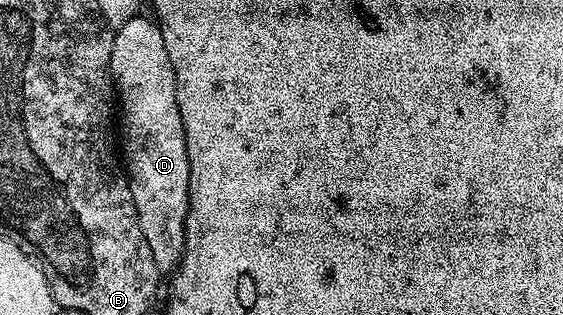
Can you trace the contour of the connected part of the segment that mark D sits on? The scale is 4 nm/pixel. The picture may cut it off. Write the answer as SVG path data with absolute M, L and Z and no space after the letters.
M137 16L114 31L111 80L117 95L118 113L119 110L123 113L121 158L131 184L137 220L141 224L141 233L149 243L149 252L153 252L160 275L167 276L179 267L185 248L185 224L189 212L189 152L185 144L185 128L181 124L181 108L177 108L173 64L169 60L169 52L165 52L165 39L161 36L159 23L150 17L143 17Z

